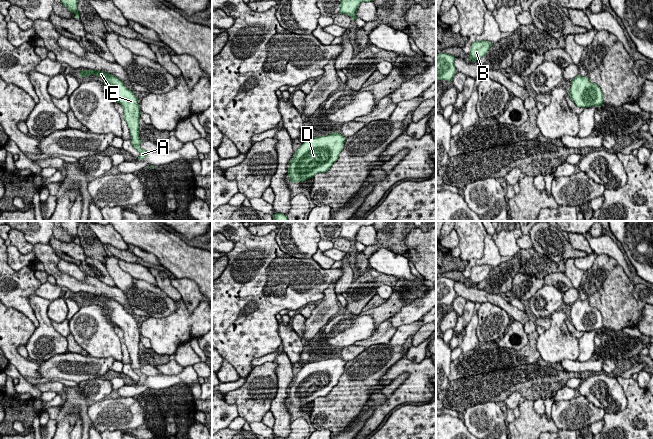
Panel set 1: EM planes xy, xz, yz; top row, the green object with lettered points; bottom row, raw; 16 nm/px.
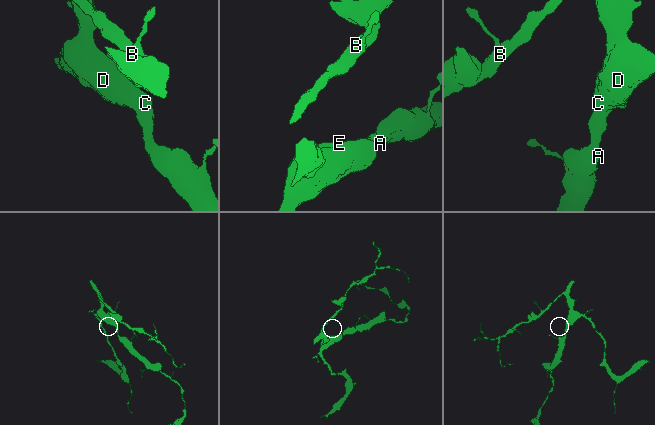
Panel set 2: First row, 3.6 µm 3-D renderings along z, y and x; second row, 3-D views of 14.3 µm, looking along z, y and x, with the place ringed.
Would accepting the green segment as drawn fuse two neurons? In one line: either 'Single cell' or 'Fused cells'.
Single cell

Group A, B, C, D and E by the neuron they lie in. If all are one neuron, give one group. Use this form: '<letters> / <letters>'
A B C D E

